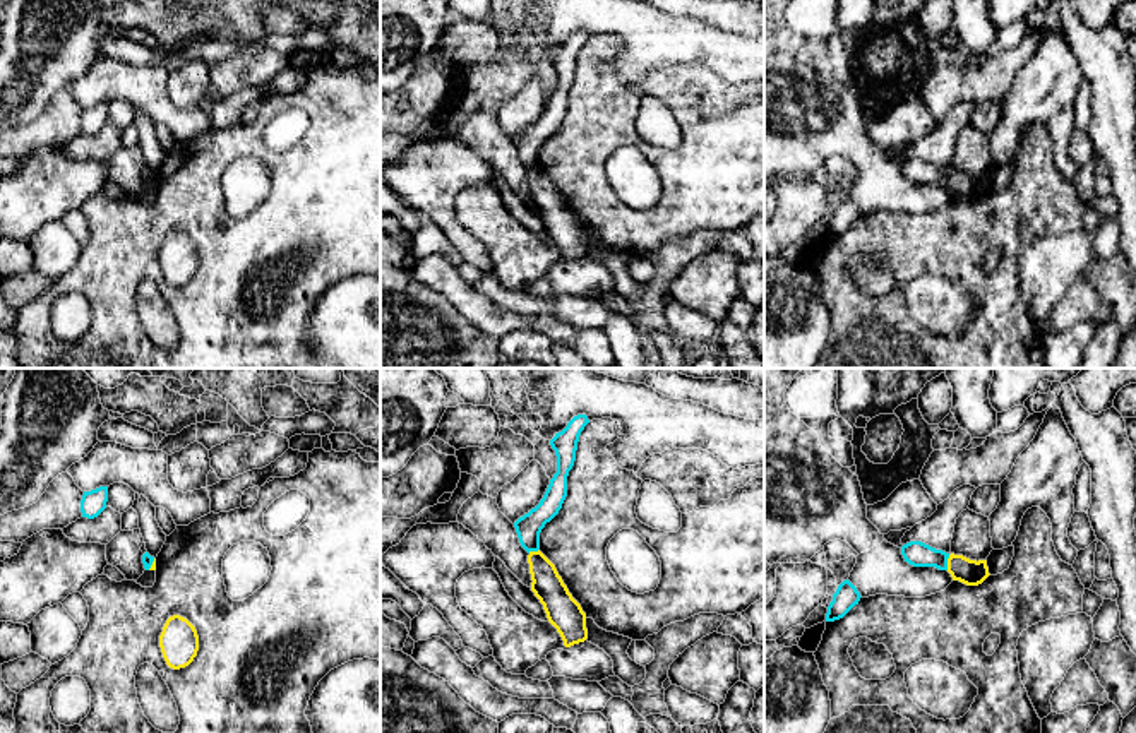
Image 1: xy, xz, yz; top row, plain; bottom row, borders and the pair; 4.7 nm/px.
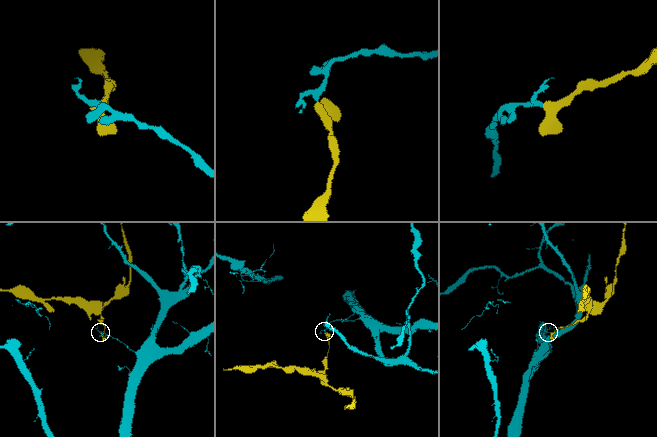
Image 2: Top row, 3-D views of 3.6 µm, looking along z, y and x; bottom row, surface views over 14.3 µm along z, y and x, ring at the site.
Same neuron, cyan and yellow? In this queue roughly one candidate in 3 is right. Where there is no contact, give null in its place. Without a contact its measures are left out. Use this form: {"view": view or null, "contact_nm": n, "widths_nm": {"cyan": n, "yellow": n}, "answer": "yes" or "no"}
{"view": "yz", "contact_nm": 70, "widths_nm": {"cyan": 120, "yellow": 120}, "answer": "no"}

